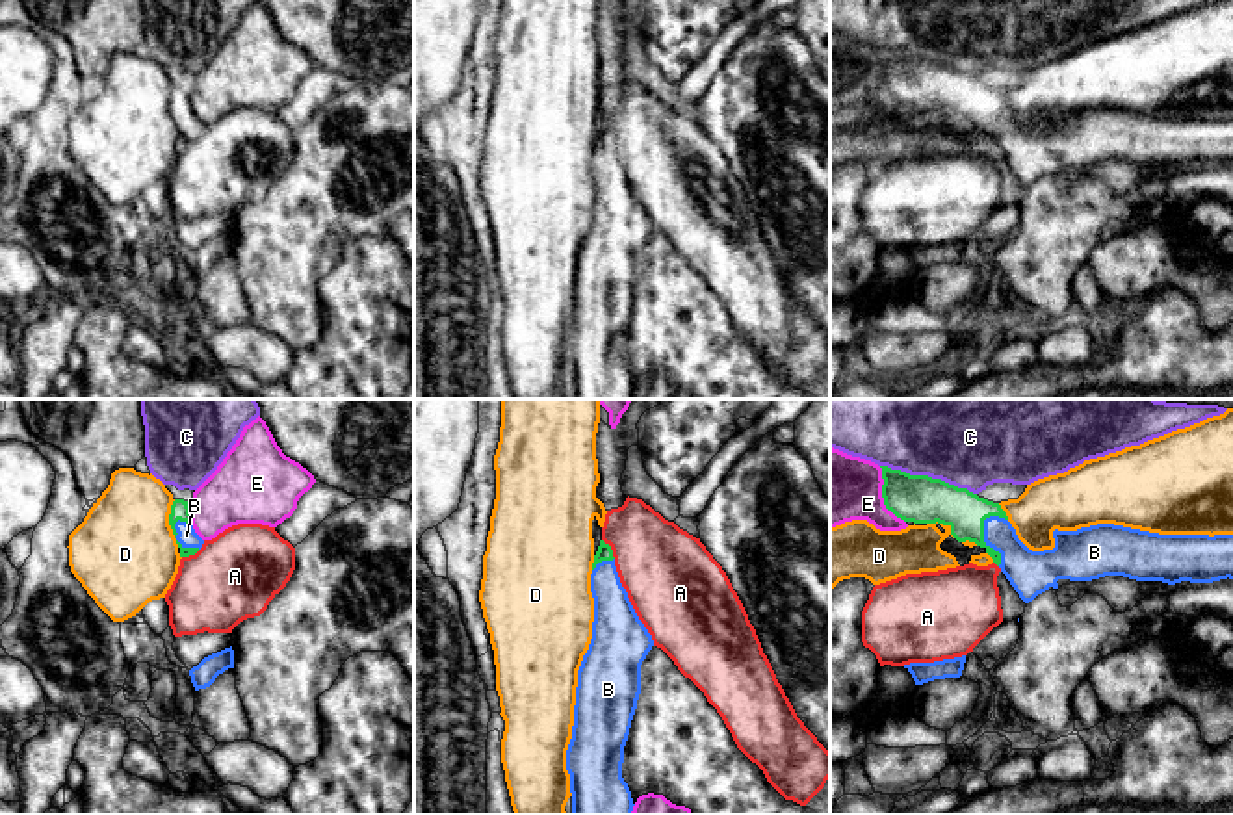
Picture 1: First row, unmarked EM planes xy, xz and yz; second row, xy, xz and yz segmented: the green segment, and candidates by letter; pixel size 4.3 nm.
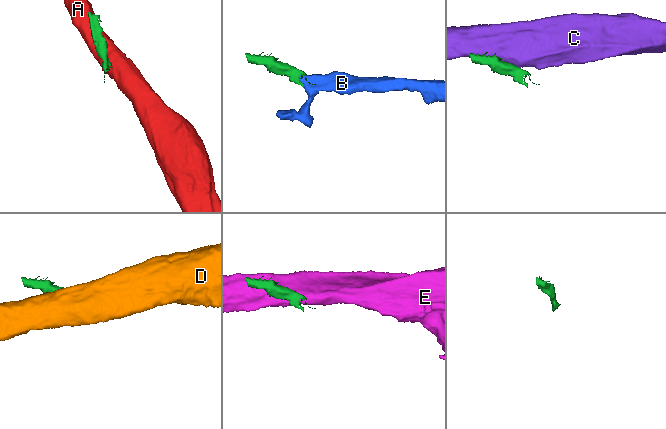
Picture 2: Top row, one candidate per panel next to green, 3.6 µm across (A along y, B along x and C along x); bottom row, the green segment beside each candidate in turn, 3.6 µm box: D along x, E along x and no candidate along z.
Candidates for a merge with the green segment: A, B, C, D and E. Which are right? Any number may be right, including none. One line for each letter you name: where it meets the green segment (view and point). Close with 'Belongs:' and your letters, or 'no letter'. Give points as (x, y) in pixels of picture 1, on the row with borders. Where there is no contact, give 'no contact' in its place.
B: yz (983, 541)
Belongs: B

